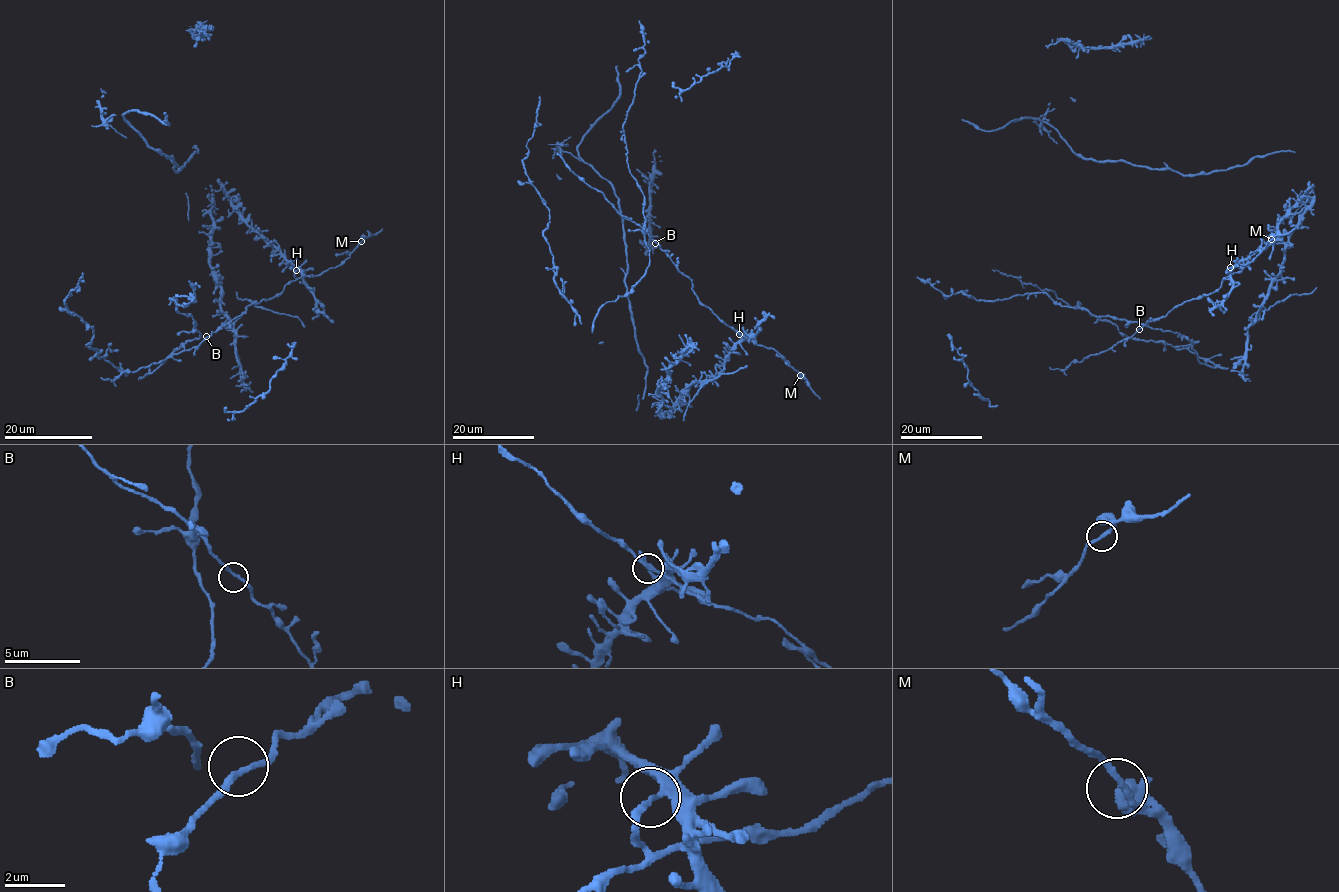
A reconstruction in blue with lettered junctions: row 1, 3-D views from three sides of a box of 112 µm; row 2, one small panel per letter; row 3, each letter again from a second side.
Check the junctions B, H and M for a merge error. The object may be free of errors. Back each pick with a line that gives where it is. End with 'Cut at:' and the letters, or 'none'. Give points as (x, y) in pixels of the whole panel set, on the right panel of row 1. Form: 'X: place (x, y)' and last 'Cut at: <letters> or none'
H: place (1230, 267)
Cut at: H

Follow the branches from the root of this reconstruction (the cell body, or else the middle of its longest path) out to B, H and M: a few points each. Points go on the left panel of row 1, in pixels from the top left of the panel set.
B: (261, 233), (300, 270), (301, 276), (290, 280), (274, 297), (248, 306), (243, 313), (206, 336)
H: (261, 233), (296, 270)
M: (261, 233), (303, 276), (320, 275), (339, 266), (361, 241)

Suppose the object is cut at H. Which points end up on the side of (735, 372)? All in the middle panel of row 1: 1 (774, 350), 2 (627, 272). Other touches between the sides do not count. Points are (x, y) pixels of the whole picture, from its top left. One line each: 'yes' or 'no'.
1: no
2: yes

